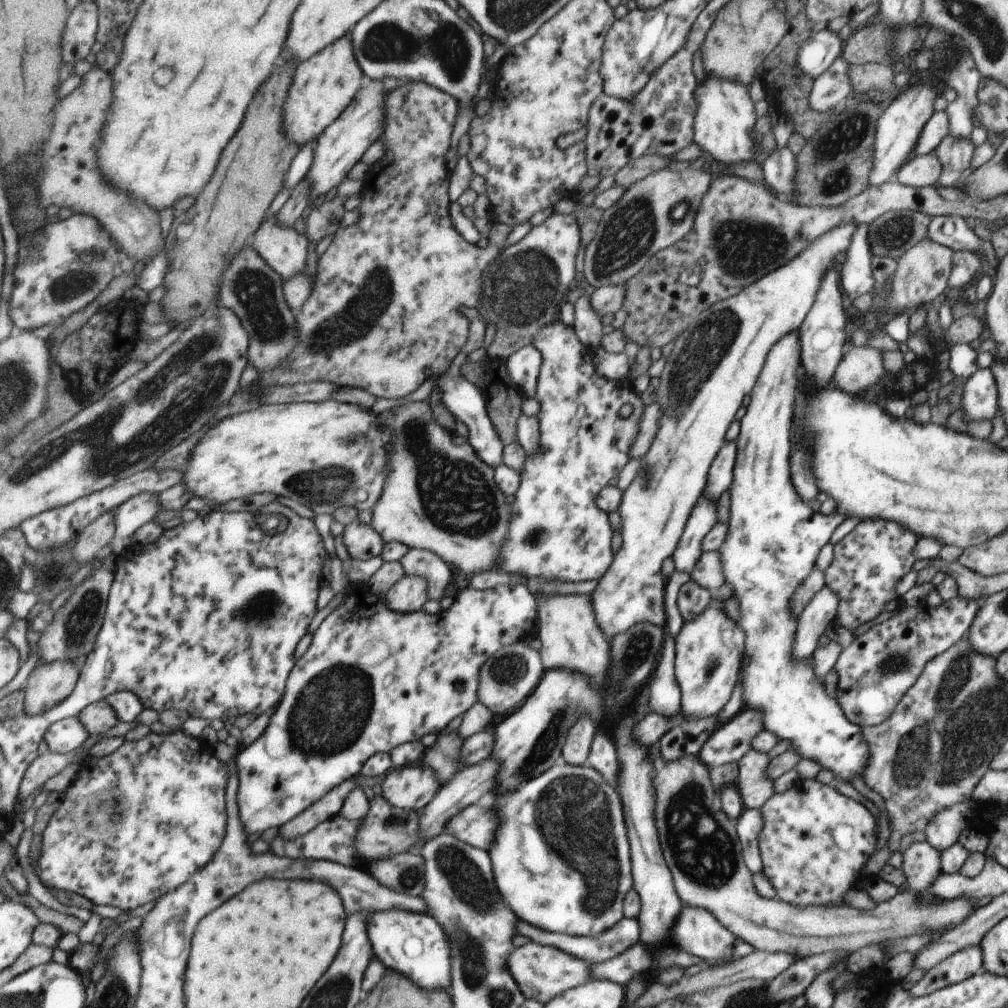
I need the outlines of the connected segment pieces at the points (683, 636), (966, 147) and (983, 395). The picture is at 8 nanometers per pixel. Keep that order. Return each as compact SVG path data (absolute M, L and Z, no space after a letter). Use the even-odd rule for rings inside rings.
M716 608L685 622L675 637L675 677L681 690L681 710L686 720L716 716L728 702L740 672L744 632ZM698 632L704 632L702 638Z
M952 134L944 137L934 150L942 164L940 186L955 187L958 184L964 170L972 164L975 148L972 138L954 138Z
M990 367L978 369L970 378L966 379L962 410L964 422L980 422L980 420L994 420L999 407L999 390L992 376Z

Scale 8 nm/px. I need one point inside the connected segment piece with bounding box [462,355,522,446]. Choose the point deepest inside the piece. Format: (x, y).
(503, 400)

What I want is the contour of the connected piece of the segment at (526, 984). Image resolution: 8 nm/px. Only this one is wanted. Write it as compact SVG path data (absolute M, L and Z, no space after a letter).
M532 940L522 947L515 948L509 958L508 969L519 983L526 999L534 999L545 1005L568 990L584 986L590 981L593 974L588 972L588 968L591 968L591 964L586 960L576 958L575 955L570 955L557 947L540 945Z

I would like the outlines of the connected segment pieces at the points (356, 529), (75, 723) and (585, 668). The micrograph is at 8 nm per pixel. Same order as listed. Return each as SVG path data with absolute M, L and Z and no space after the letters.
M359 519L346 527L343 538L352 559L370 559L383 552L384 542L379 531Z
M79 716L57 722L47 732L45 740L50 749L58 754L72 754L88 742L92 732Z
M566 594L540 598L538 602L540 654L543 655L544 666L548 668L566 668L592 678L596 686L604 686L608 682L610 668L610 644L604 634L596 626L590 594Z

